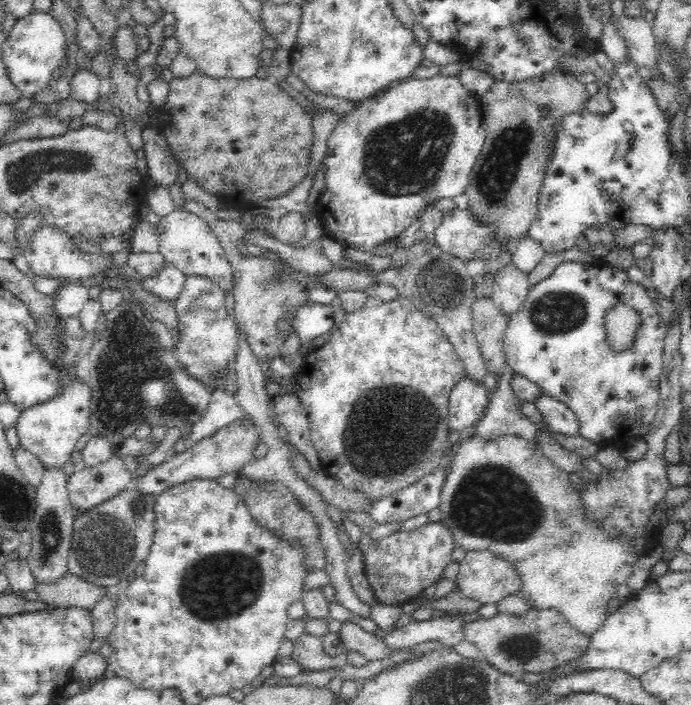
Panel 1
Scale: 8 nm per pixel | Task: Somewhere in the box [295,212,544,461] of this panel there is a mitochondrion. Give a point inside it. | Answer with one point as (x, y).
(438, 285)

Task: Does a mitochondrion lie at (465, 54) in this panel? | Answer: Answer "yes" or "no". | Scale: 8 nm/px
no

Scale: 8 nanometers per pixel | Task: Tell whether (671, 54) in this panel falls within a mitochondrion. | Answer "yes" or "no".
yes

